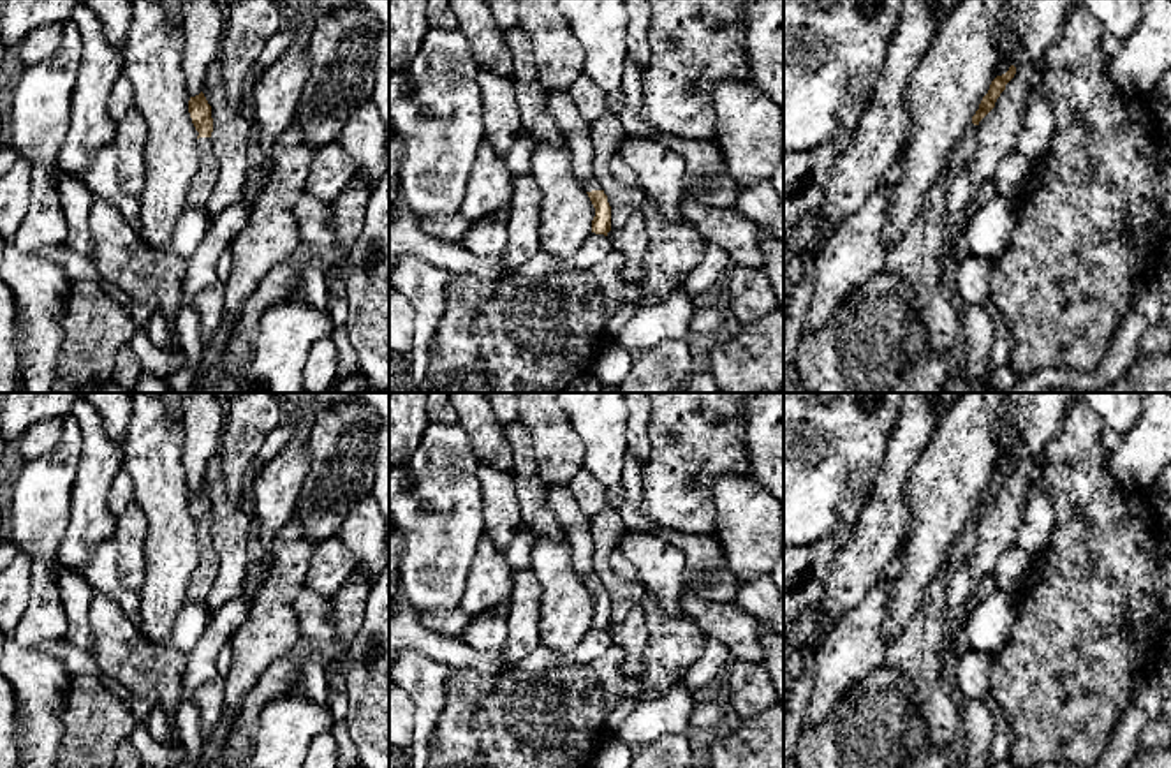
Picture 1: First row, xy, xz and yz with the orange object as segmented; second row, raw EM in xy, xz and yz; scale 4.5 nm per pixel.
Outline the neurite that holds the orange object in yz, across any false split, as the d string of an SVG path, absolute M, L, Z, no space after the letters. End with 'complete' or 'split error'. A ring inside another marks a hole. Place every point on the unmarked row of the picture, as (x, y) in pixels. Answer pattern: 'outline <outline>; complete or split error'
outline M1011 460L1005 469L997 470L991 476L988 488L983 491L979 504L972 511L974 520L979 520L979 516L995 502L997 493L1005 484L1005 479L1014 472L1014 469L1016 469L1016 462Z; complete

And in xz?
outline M595 571L583 576L583 583L586 585L595 602L595 611L592 615L592 627L608 631L608 627L611 625L611 601L608 597L608 590L604 588Z; split error

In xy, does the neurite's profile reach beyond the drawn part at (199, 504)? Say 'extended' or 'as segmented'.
extended

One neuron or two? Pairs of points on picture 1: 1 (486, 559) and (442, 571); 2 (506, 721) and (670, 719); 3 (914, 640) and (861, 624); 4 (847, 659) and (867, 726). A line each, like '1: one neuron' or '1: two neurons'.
1: two neurons
2: two neurons
3: two neurons
4: two neurons

